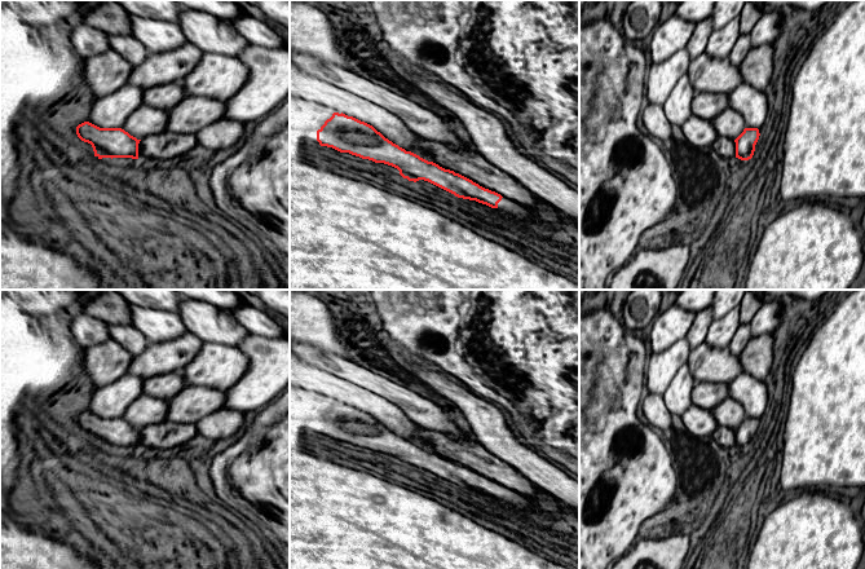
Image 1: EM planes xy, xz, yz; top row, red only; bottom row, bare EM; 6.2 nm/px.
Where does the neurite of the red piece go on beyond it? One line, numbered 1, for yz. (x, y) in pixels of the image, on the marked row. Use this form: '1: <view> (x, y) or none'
1: yz (729, 123)

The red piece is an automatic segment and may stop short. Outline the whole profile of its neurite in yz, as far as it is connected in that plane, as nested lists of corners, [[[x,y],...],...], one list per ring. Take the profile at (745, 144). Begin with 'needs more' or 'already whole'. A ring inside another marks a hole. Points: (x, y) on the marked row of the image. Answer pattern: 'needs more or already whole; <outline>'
needs more; [[[728,107],[711,119],[711,123],[718,137],[728,137],[736,142],[736,158],[741,160],[753,158],[760,133],[758,128],[747,128],[740,113]]]

